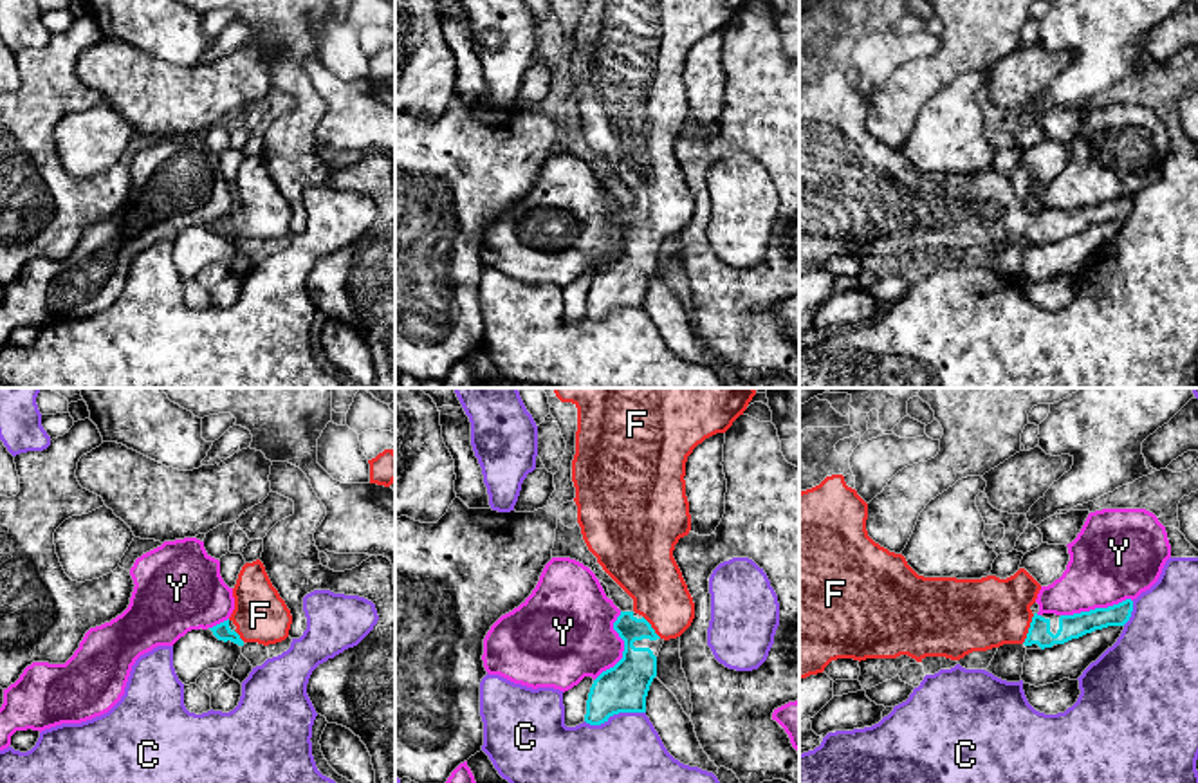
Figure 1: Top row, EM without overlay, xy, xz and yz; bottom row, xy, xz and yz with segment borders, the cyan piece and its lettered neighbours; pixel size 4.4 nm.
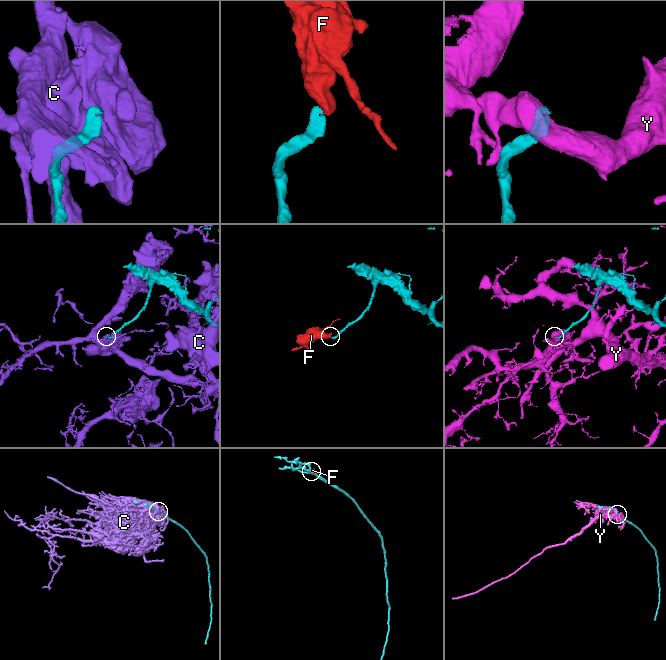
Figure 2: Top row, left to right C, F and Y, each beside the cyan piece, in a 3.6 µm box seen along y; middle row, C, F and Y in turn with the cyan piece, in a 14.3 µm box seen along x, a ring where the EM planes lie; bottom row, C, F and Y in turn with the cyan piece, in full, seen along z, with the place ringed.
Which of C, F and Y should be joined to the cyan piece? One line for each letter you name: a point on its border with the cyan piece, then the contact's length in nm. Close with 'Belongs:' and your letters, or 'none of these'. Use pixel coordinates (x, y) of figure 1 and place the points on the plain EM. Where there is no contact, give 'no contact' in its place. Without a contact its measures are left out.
F: meets cyan in yz at (1029, 224); contact 150 nm long
Belongs: F

